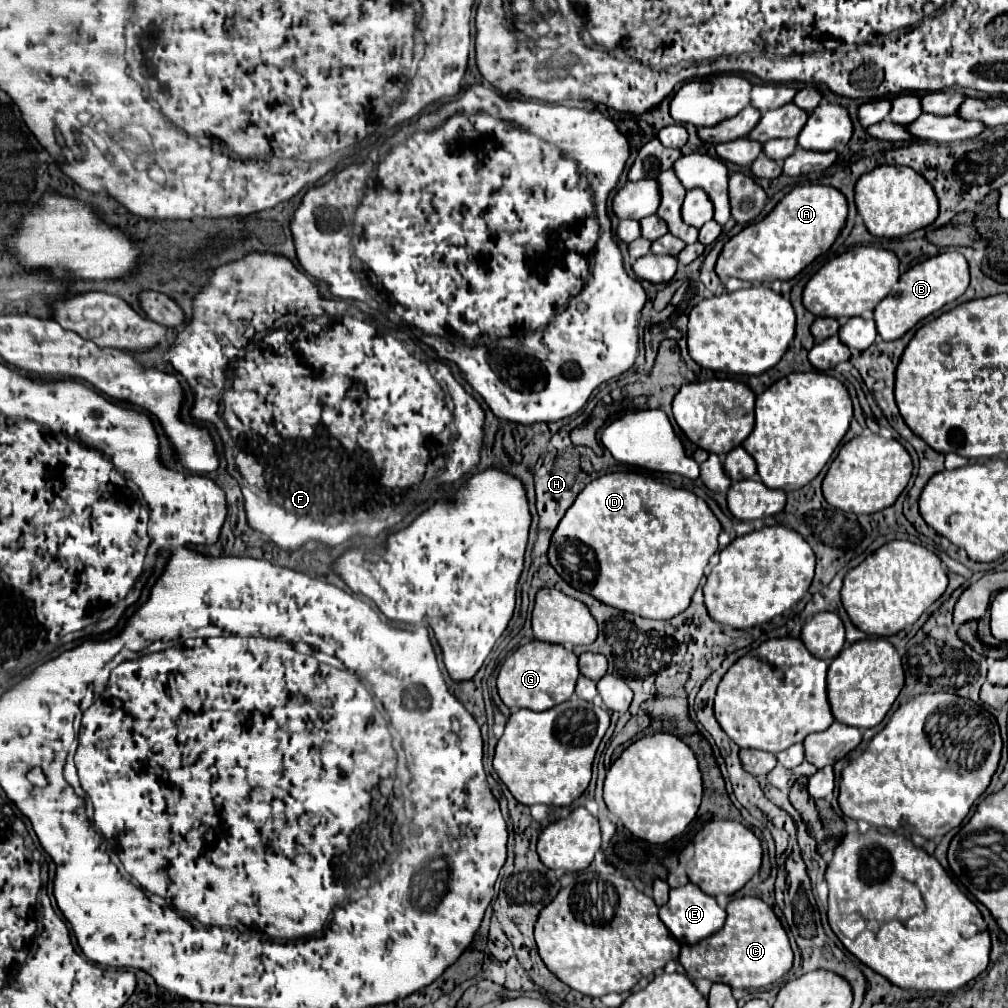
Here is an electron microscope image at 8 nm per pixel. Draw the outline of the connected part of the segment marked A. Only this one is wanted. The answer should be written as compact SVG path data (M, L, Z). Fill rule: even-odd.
M832 186L794 188L766 218L744 228L724 244L724 250L716 262L716 274L762 284L792 280L834 244L846 224L846 216L848 204L840 190Z

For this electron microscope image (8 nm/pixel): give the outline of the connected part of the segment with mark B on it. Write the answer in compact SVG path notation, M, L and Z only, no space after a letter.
M957 250L942 252L938 256L932 256L924 262L913 265L908 272L900 276L898 286L894 286L894 290L874 310L874 320L880 338L898 340L920 320L960 298L966 292L968 284L970 284L968 262Z

